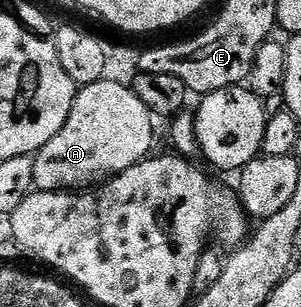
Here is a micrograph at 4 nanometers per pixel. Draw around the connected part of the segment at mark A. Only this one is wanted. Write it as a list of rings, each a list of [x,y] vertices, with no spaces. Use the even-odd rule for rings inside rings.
[[[106,79],[80,86],[67,123],[59,135],[33,157],[34,190],[43,193],[85,191],[110,181],[150,156],[153,124],[153,114],[128,84]]]

